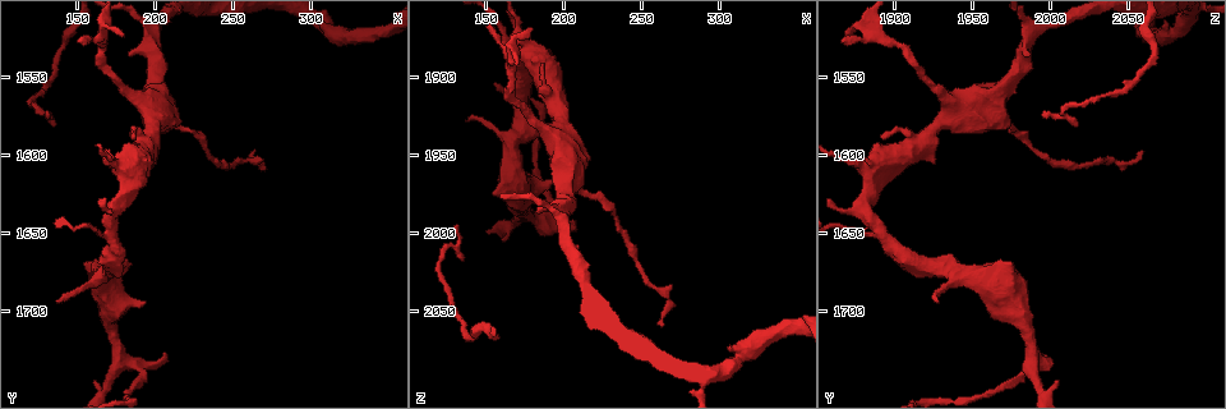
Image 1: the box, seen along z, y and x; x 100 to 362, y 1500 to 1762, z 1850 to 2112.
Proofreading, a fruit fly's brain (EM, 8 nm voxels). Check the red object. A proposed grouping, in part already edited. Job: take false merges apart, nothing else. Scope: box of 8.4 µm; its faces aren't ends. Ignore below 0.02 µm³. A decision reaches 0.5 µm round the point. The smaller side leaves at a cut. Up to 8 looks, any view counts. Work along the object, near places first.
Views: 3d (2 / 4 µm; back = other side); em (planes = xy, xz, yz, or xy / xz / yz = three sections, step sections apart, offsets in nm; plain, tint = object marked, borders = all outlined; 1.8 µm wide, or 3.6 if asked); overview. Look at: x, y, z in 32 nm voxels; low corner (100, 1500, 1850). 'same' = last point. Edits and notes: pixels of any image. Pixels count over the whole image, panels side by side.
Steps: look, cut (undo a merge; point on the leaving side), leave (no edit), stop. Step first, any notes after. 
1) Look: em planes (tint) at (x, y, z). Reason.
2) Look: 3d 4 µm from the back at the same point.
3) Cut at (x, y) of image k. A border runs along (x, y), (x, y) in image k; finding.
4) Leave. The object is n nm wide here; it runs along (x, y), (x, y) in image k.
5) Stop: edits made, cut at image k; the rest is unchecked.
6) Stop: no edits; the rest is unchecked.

Look: em planes (tint) at (176, 1728, 1990). Three-way junction.

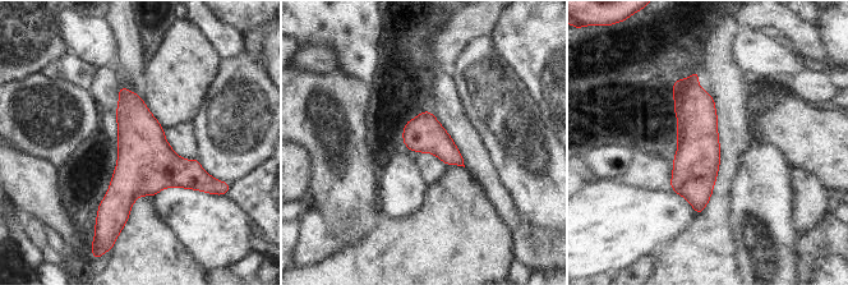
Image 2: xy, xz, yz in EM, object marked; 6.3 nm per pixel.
Leave. It runs along (695, 77), (699, 208) in image 2; all the same neuron.

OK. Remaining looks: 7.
Look: 3d 4 µm at (166, 1518, 1884). Sharp bend.

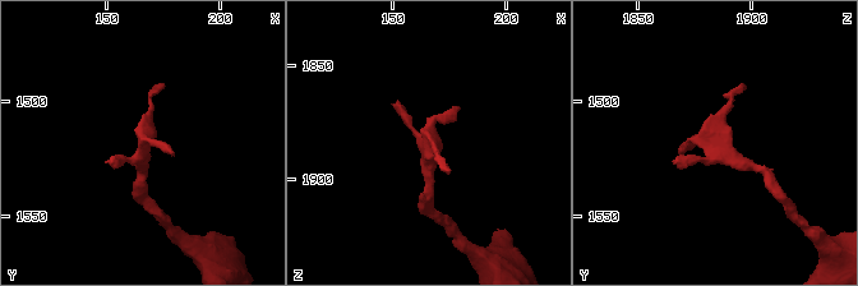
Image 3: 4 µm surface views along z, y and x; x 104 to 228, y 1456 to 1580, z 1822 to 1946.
Look: em xz step 4 (tint) at (166, 1521, 1883). Now the EM.

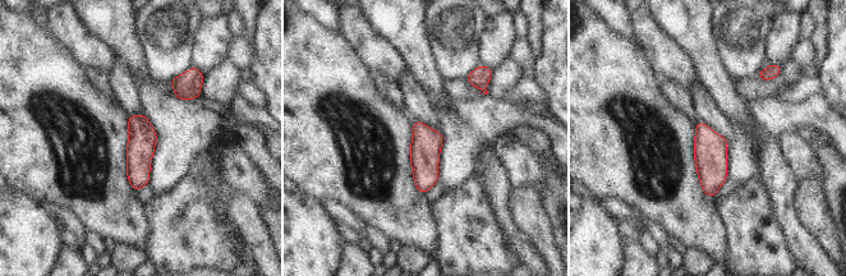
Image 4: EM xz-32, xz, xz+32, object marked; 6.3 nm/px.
Look: em xy step 8 (tint) at the same point.

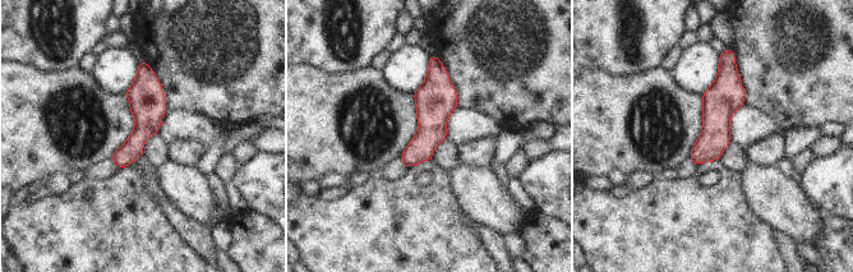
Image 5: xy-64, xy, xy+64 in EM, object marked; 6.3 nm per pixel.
Leave. It runs along (433, 58), (432, 130), (407, 162) in image 5; all the same neuron.

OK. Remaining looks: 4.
Look: em 3.6 µm xy step 16 (tint) at (170, 1646, 1892). Three arms meet.

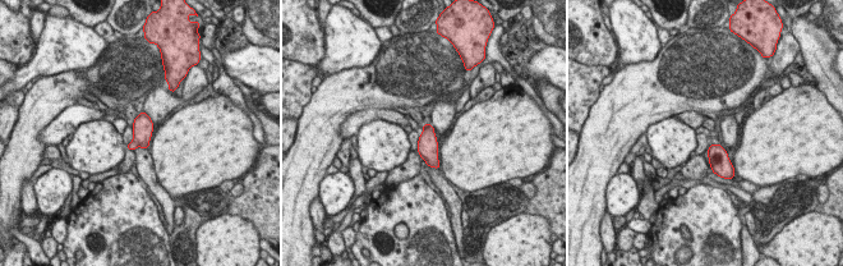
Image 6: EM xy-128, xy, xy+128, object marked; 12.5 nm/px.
Look: em 3.6 µm planes (borders) at the same point.

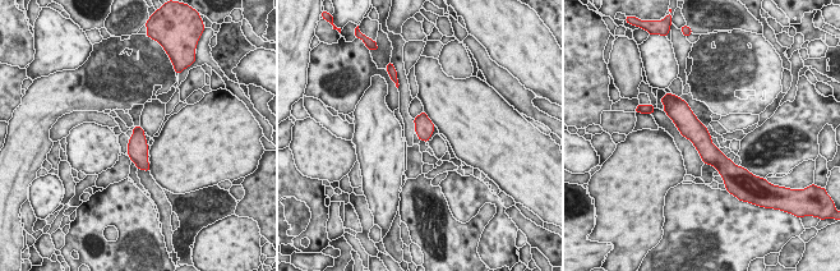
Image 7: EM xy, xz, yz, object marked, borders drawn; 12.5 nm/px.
Leave. The object is 240 nm wide here; it runs along (683, 108), (702, 143), (729, 164) in image 7; all the same neuron.

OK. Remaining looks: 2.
Look: 3d 4 µm at (198, 1524, 1986).

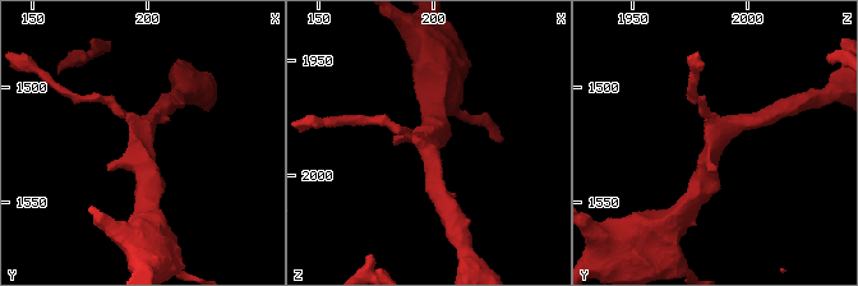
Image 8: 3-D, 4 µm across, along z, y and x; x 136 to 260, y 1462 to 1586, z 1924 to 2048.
Look: em planes (tint) at (199, 1524, 1987). Need the tissue.

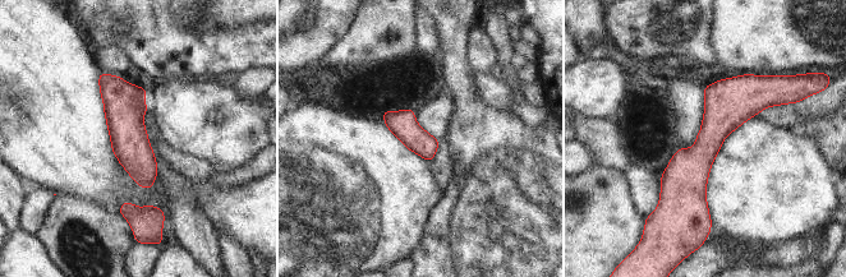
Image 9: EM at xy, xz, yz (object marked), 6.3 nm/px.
Leave. It runs along (755, 78), (697, 161), (700, 213) in image 9; one neuron here.

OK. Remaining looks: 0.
Stop: no edits; the rest is unchecked.

